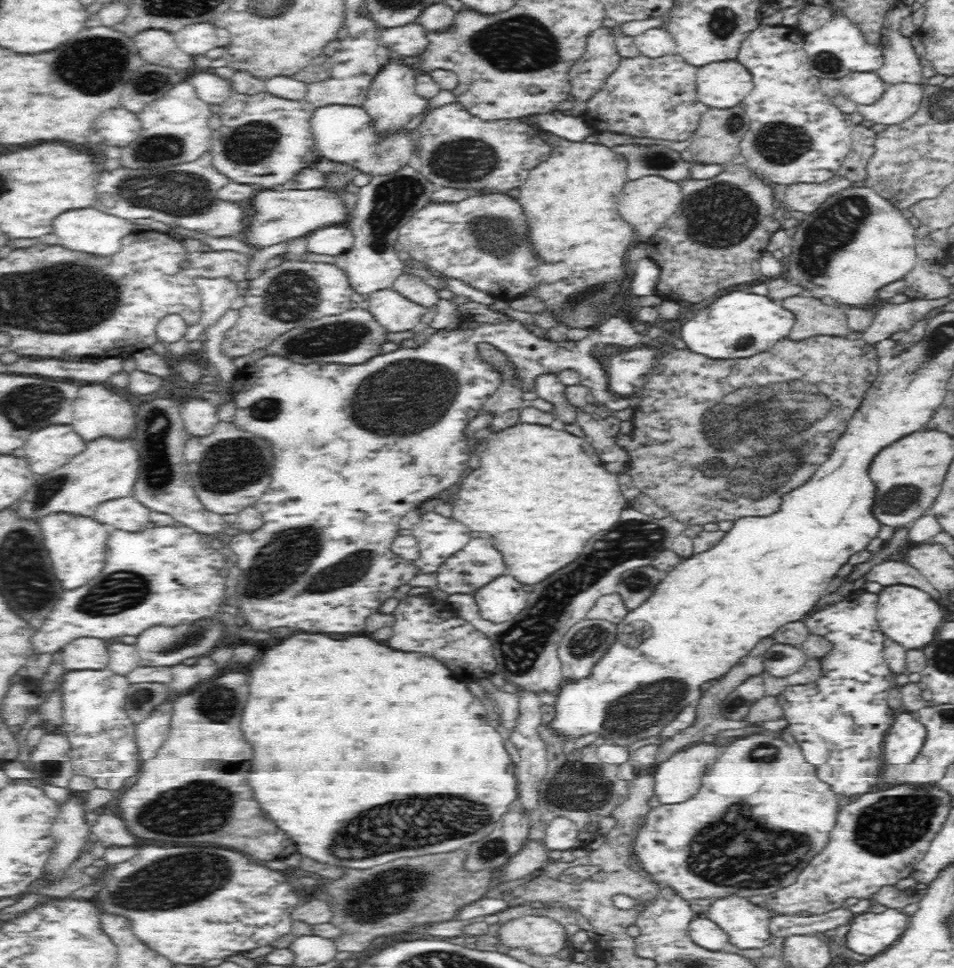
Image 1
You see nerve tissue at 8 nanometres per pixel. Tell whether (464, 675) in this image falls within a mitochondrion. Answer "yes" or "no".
no

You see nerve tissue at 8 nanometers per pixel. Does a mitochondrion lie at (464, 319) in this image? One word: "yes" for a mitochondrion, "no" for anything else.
no

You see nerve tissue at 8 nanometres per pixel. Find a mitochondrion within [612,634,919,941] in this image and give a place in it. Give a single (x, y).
(731, 852)

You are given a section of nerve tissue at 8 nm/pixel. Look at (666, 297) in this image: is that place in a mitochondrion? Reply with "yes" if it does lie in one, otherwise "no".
no

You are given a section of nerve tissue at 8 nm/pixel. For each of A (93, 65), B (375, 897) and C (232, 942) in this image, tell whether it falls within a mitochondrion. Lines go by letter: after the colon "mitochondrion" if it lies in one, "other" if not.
A: mitochondrion
B: mitochondrion
C: other

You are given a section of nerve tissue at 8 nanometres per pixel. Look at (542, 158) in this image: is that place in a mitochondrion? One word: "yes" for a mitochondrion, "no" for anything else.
no

